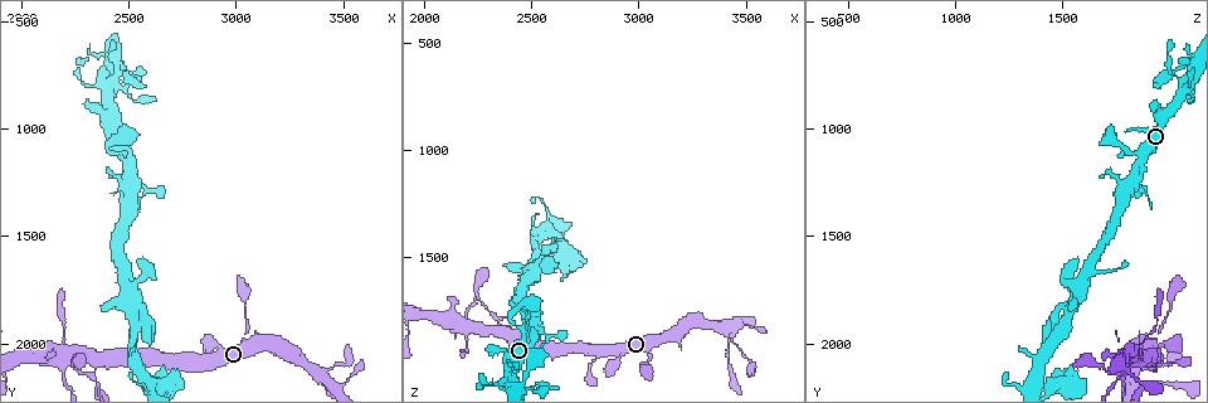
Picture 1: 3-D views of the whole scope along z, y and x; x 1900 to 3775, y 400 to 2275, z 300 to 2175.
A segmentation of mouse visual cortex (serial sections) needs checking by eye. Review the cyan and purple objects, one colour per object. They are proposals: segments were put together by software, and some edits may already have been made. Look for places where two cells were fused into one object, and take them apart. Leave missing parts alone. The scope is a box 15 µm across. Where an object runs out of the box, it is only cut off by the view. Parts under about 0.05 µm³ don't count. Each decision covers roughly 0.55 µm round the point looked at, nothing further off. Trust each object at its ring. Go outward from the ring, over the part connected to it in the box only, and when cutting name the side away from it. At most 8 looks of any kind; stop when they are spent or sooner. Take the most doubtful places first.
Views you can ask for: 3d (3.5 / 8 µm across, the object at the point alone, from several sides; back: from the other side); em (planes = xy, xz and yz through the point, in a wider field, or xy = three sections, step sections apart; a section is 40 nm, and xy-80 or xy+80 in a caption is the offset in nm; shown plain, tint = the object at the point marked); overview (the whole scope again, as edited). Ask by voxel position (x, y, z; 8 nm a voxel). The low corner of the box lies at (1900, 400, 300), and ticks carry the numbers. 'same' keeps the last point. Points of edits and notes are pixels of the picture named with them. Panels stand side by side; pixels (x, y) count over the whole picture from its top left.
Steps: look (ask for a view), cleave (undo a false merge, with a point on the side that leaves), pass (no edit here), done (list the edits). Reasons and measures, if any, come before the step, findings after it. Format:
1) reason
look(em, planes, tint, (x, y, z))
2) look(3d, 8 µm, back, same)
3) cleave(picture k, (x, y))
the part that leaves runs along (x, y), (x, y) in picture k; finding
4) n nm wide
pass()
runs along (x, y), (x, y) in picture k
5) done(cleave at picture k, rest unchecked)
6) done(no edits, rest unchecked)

sharp bend
look(3d, 8 µm, back, (2190, 2070, 1800))

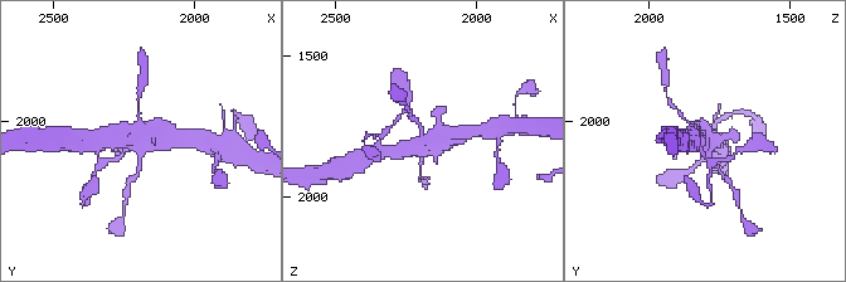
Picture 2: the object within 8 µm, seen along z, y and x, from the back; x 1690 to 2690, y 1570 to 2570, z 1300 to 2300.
need the tissue
look(em, xy, step 1, tint, (2200, 2080, 1820))

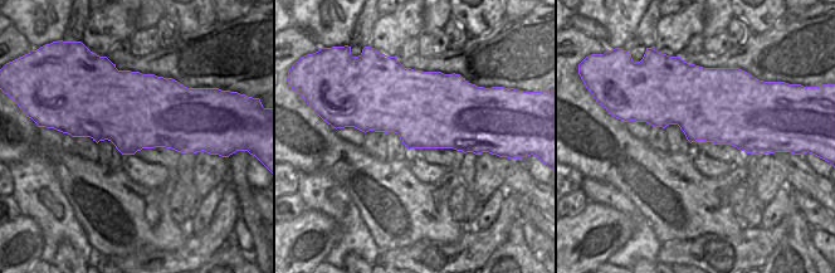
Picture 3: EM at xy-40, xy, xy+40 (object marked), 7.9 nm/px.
pass()
runs along (383, 152), (455, 134) in picture 2; continuous, no second cell

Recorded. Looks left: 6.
sharp bend
look(3d, 3.5 µm, (3440, 2180, 1830))

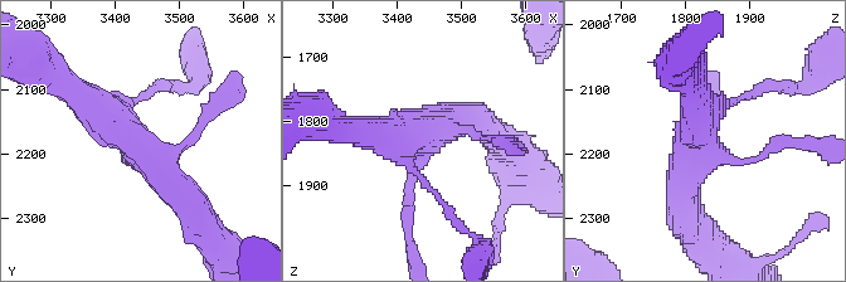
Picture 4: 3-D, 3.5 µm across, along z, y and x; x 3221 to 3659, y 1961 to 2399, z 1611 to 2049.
now the EM
look(em, planes, tint, (3425, 2180, 1830))

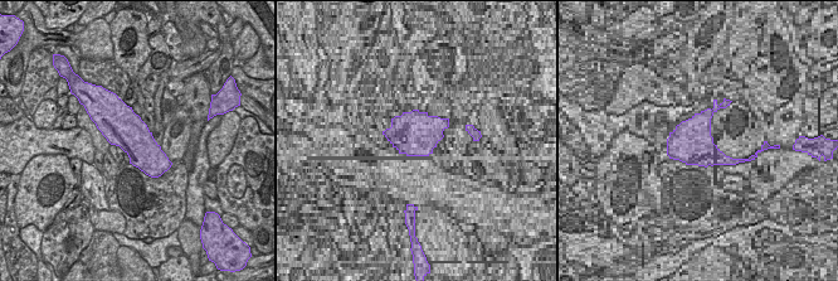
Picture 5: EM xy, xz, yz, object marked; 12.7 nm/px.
pass()
runs along (67, 86), (121, 129), (190, 198) in picture 4; all the same cell

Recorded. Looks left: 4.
three-way junction
look(3d, 8 µm, (2510, 1220, 1830))

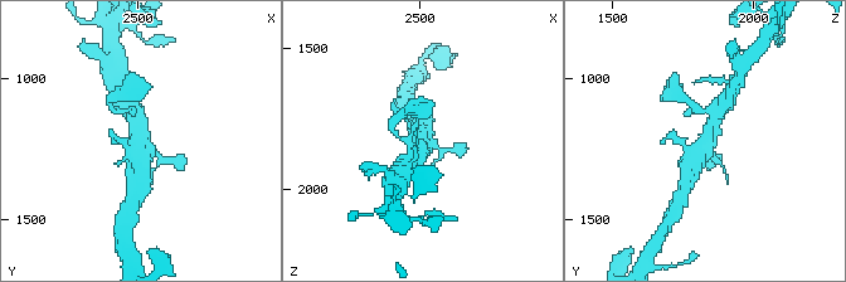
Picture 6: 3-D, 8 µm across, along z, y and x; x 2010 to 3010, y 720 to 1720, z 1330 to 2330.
look(3d, 3.5 µm, (2510, 1230, 1830))

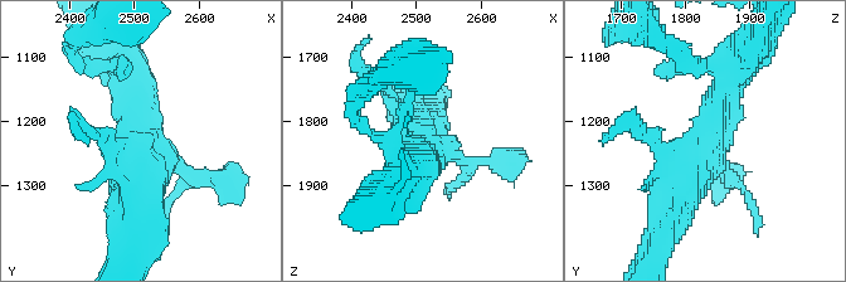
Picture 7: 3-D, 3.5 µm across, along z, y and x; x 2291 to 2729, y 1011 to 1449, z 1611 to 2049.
look(em, xy, step 5, tint, (2510, 1220, 1835))

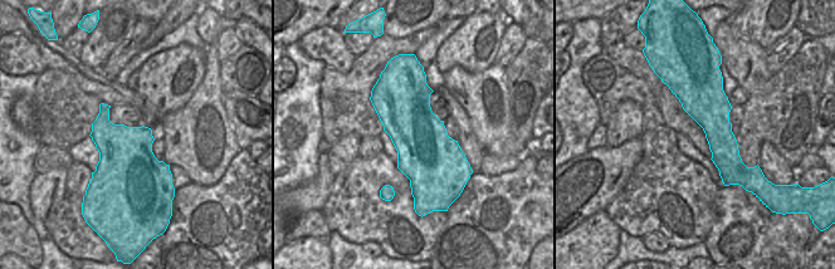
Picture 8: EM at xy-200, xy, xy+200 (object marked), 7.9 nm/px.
480 nm wide
pass()
runs along (665, 78), (714, 120), (729, 181) in picture 8; continuous, no second cell

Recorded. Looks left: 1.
done(no edits, rest unchecked)

